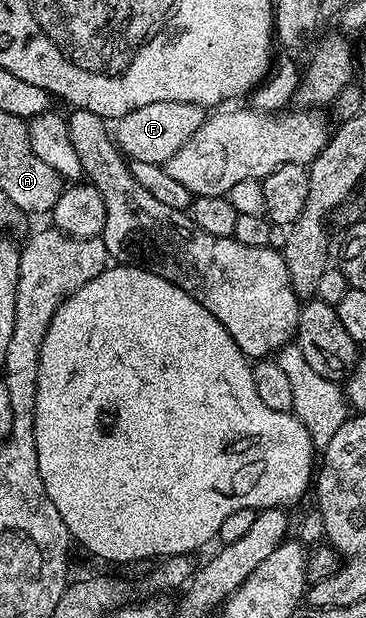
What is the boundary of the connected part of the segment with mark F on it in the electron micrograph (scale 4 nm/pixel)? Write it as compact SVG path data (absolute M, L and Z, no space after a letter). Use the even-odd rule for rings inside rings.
M150 102L150 106L138 106L115 121L114 139L129 161L154 162L164 166L170 157L182 150L182 146L186 146L186 142L190 142L190 134L202 126L204 119L206 112L199 104Z

